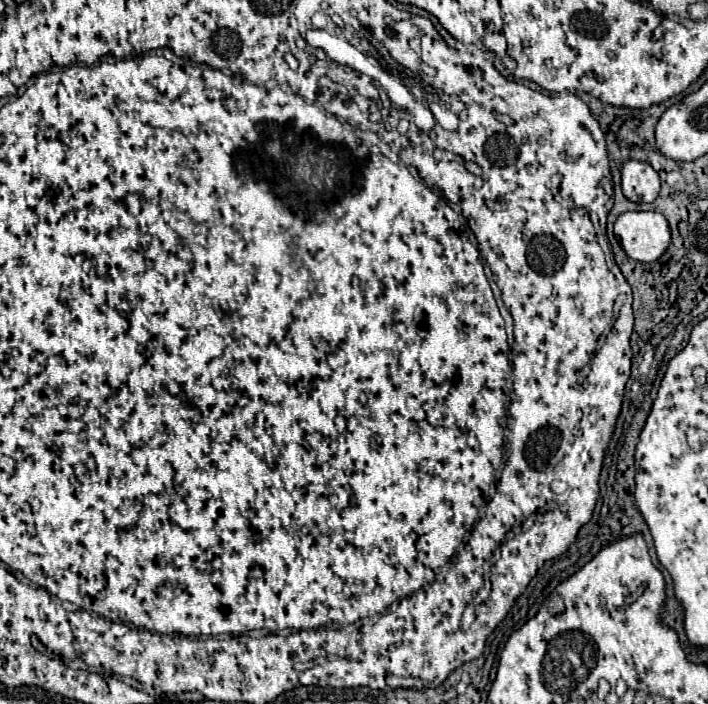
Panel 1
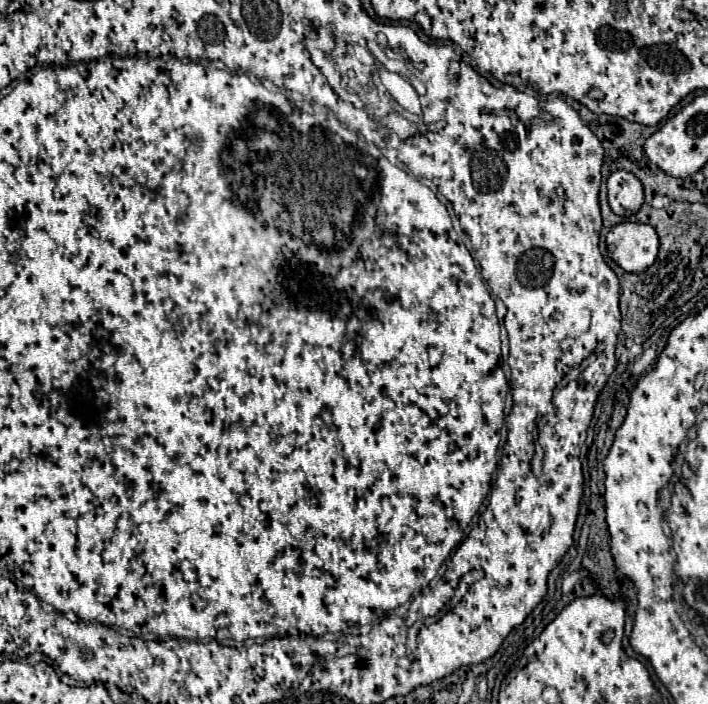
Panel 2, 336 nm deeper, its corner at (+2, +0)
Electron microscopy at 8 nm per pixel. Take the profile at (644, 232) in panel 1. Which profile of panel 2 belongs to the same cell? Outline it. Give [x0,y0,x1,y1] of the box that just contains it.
[607,222,659,272]

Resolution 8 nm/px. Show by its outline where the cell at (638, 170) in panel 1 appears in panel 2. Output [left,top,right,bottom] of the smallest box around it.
[607,170,645,216]

